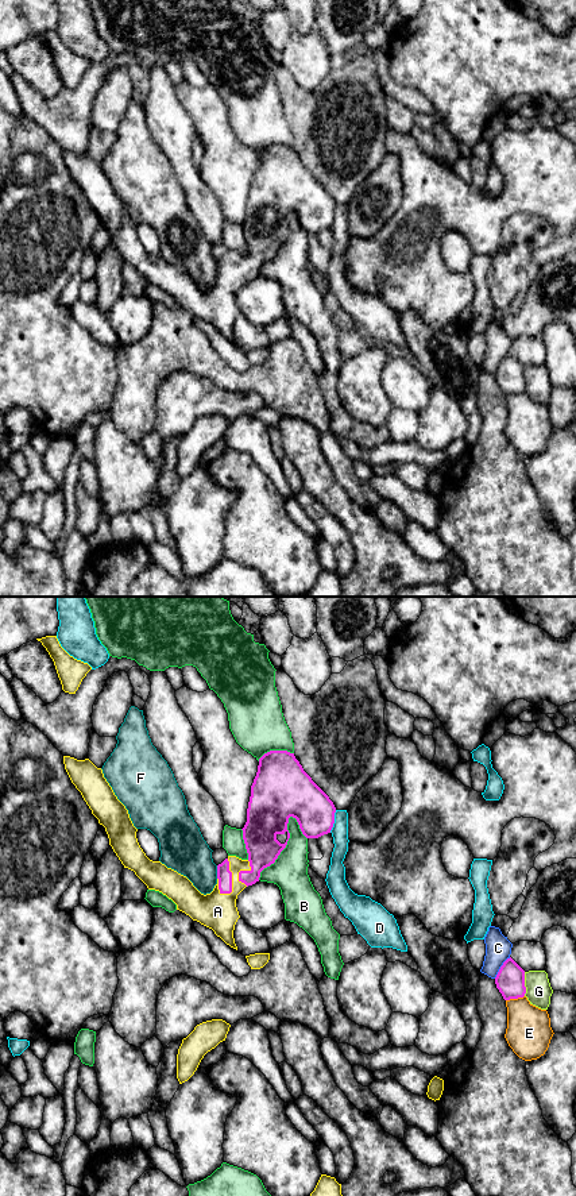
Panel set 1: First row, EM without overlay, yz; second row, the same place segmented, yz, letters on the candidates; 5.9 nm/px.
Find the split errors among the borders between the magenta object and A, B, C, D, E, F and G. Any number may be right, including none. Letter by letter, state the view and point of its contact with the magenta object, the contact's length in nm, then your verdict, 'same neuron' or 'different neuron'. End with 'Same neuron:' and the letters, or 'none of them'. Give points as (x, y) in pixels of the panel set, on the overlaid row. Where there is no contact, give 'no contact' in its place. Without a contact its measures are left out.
A: meets magenta in yz at (231, 880); contact 220 nm long; same neuron
B: meets magenta in yz at (285, 847); contact 440 nm long; different neuron
C: meets magenta in yz at (501, 967); contact 160 nm long; different neuron
D: meets magenta in yz at (333, 821); contact 140 nm long; different neuron
E: meets magenta in yz at (514, 998); contact 120 nm long; different neuron
F: meets magenta in yz at (217, 872); contact 80 nm long; different neuron
G: meets magenta in yz at (524, 984); contact 140 nm long; different neuron
Same neuron: A

